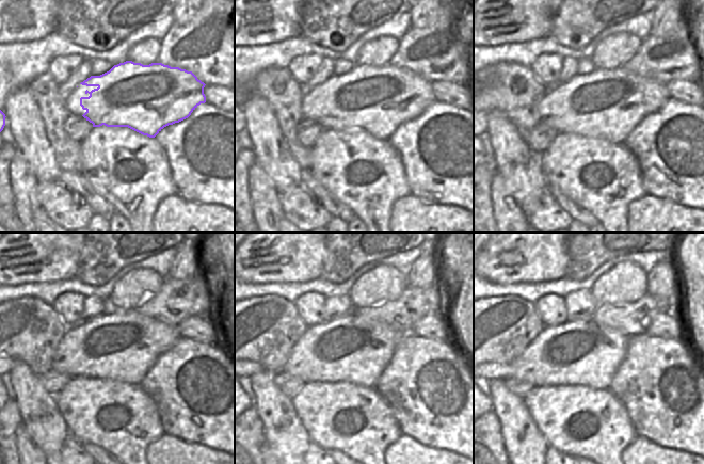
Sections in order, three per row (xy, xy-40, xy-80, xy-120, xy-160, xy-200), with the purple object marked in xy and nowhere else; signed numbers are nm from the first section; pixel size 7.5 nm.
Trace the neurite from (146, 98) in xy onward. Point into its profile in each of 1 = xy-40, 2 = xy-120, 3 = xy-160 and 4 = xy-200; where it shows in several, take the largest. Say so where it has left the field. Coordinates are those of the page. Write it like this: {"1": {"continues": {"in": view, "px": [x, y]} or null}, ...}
{"1": {"continues": {"in": "xy-40", "px": [377, 99]}}, "2": {"continues": {"in": "xy-120", "px": [126, 345]}}, "3": {"continues": {"in": "xy-160", "px": [353, 350]}}, "4": {"continues": {"in": "xy-200", "px": [591, 360]}}}

